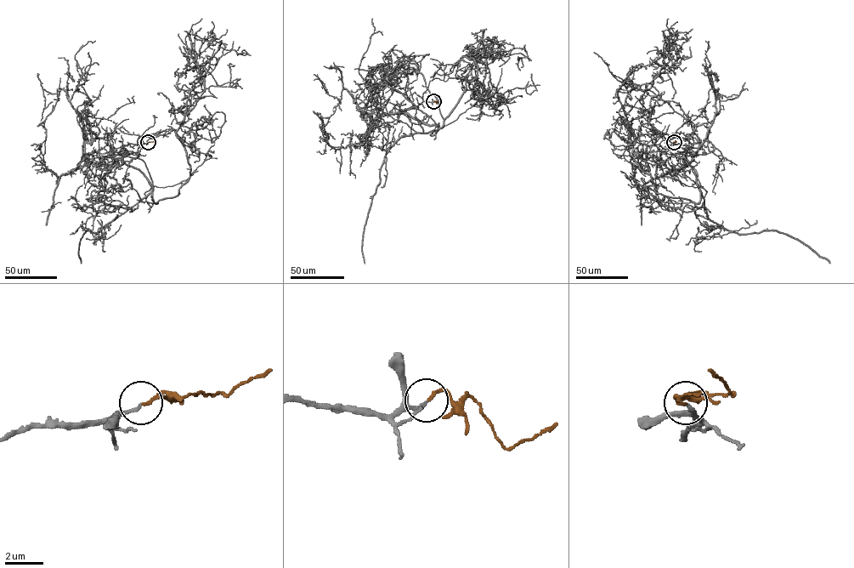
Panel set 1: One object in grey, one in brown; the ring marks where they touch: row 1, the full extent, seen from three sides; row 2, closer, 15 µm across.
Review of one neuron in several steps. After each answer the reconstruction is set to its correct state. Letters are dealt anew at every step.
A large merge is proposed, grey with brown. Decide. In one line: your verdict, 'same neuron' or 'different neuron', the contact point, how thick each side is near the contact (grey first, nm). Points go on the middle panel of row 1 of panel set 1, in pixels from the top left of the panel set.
same neuron; at (433, 101); 170 nm thick on the grey side, 150 nm on the other

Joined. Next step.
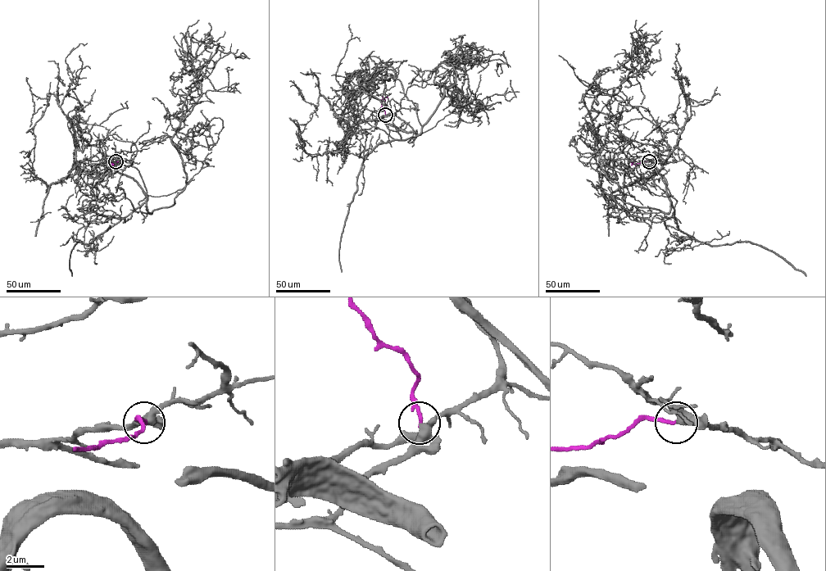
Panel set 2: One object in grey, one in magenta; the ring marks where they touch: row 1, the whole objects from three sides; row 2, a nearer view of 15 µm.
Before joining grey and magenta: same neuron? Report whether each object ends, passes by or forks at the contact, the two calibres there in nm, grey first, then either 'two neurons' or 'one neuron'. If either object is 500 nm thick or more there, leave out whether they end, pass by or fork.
grey passes by | magenta ends | 400/180 nm | one neuron

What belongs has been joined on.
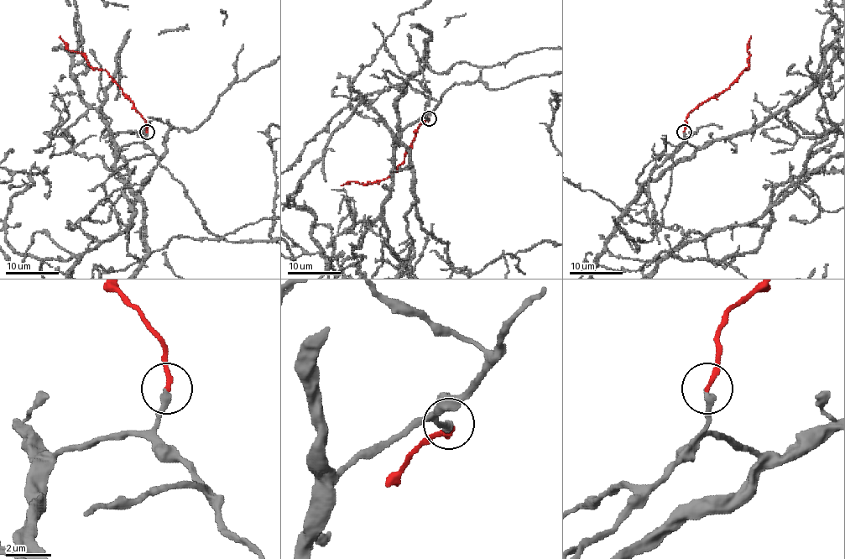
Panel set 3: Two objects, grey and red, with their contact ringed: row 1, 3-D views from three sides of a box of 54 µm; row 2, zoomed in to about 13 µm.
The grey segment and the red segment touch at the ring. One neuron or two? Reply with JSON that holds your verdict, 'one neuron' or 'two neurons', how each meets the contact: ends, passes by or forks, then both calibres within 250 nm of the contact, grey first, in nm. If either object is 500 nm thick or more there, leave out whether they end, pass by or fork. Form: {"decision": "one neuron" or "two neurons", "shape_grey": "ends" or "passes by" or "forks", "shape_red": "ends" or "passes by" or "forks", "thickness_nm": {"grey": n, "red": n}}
{"decision": "one neuron", "shape_grey": "ends", "shape_red": "ends", "thickness_nm": {"grey": 320, "red": 220}}

